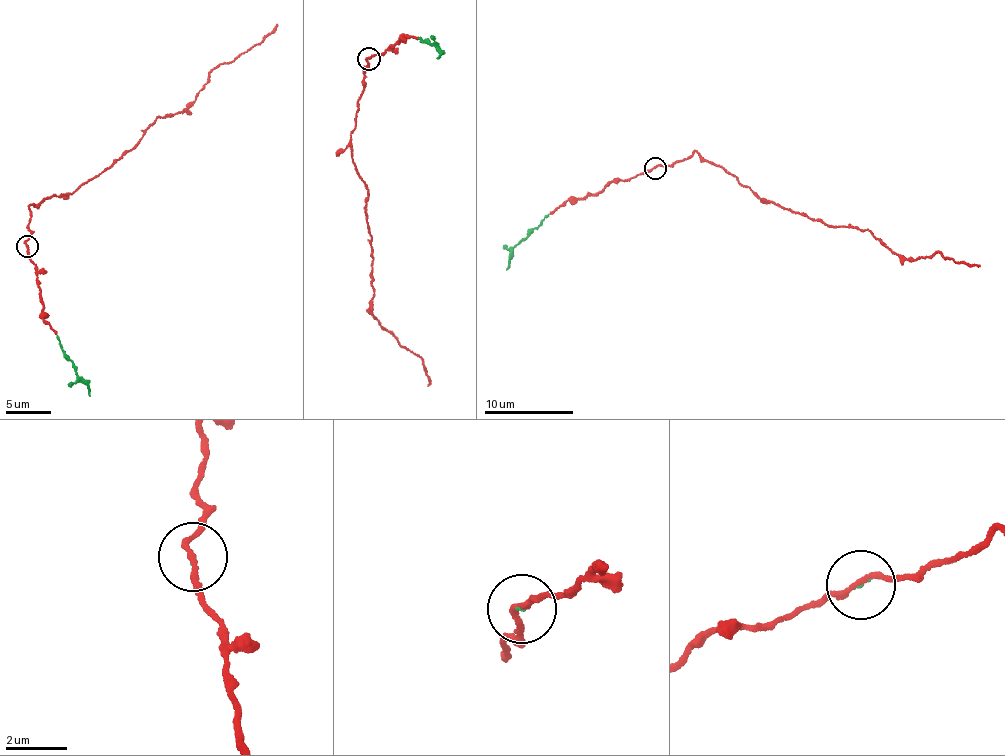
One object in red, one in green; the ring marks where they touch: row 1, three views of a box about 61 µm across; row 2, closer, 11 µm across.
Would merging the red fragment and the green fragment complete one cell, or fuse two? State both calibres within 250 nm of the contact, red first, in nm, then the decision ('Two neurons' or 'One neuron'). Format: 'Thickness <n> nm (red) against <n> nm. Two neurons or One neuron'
Thickness 180 nm (red) against 60 nm. One neuron

